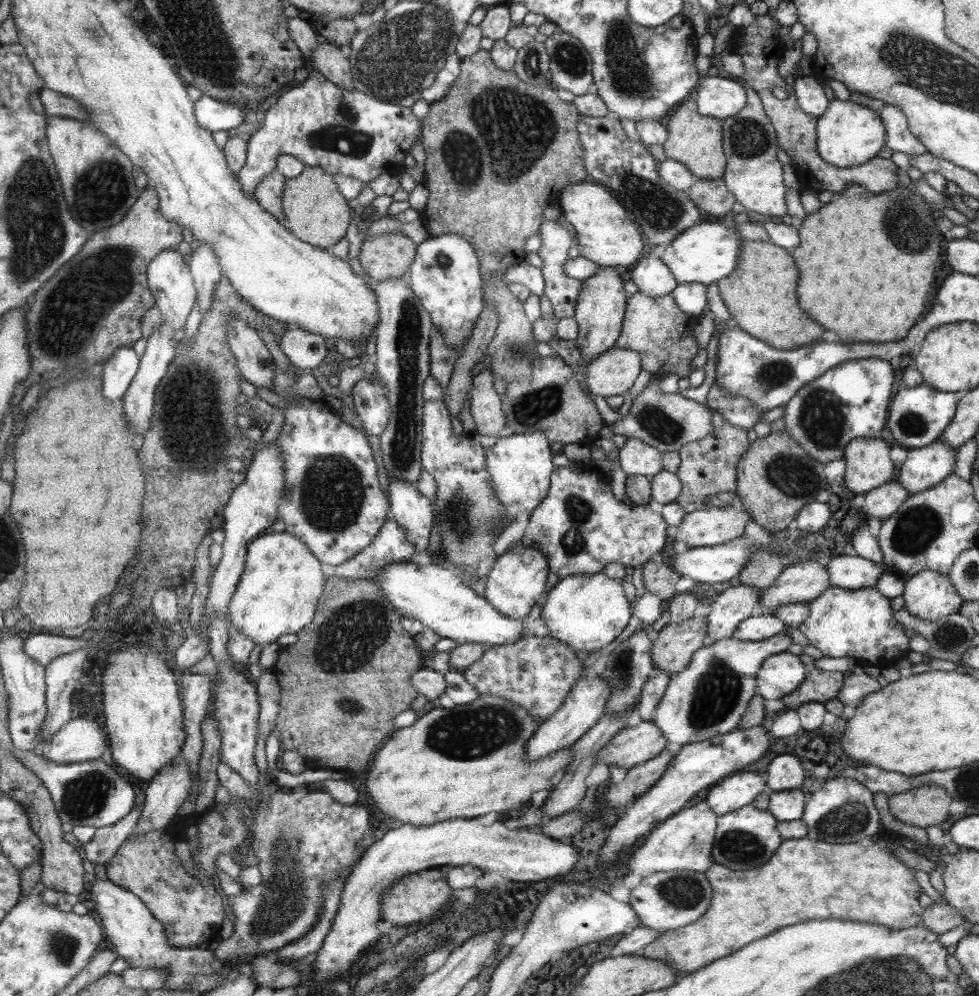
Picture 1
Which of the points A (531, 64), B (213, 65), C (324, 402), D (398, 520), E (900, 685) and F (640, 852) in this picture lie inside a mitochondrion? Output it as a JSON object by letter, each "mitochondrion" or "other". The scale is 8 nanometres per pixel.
{"A":"mitochondrion","B":"mitochondrion","C":"other","D":"other","E":"other","F":"other"}

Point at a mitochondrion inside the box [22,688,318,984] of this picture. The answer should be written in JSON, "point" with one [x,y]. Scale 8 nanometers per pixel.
{"point":[281,906]}

